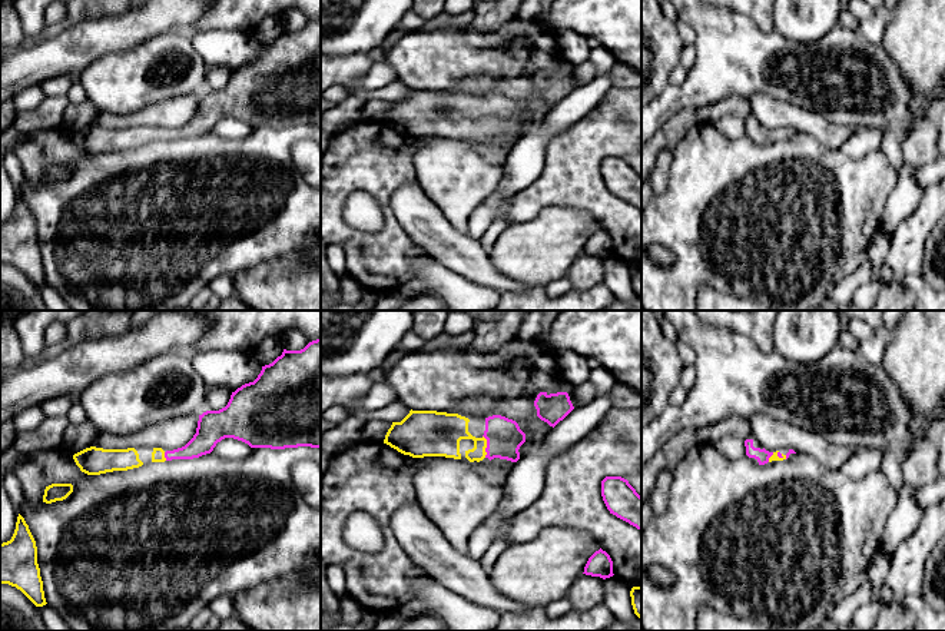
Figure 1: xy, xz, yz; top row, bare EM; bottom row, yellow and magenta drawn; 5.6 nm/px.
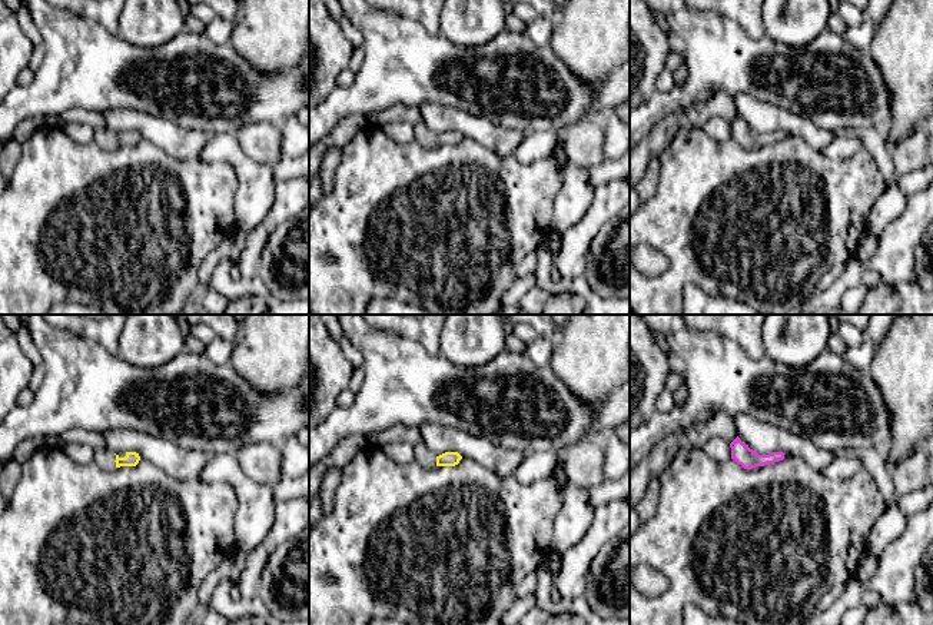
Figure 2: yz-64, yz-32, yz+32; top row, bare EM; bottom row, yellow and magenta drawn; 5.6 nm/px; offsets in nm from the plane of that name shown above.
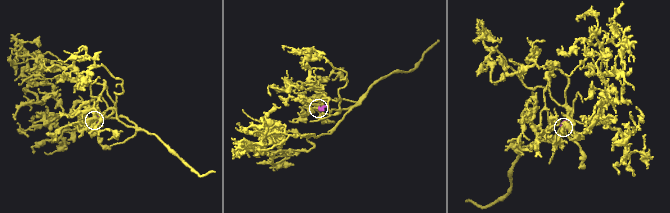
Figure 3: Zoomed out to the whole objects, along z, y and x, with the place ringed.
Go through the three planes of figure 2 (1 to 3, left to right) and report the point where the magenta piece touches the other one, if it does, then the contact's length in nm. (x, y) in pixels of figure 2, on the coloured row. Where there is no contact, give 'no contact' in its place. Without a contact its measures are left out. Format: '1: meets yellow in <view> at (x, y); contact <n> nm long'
1: no contact
2: no contact
3: no contact

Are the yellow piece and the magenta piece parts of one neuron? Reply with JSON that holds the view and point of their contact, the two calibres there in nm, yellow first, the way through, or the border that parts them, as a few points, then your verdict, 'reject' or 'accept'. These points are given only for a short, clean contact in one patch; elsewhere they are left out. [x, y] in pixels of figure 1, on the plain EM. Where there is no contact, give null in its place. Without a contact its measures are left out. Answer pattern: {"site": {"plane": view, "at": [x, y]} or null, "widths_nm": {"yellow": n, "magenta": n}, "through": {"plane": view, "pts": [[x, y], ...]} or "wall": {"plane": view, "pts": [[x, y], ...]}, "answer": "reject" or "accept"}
{"site": {"plane": "xz", "at": [486, 126]}, "widths_nm": {"yellow": 200, "magenta": 200}, "through": {"plane": "xz", "pts": [[444, 110], [460, 110], [486, 126], [504, 116]]}, "answer": "accept"}

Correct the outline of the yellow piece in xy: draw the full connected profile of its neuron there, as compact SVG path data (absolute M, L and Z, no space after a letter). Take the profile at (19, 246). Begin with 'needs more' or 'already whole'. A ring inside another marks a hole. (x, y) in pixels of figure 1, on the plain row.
already whole; M19 193L10 220L0 223L0 263L20 269L36 286L46 285L36 220Z

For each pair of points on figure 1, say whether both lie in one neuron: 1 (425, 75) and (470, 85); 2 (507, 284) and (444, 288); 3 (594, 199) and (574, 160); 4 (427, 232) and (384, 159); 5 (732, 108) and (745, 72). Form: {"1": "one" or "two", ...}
{"1": "two", "2": "two", "3": "one", "4": "two", "5": "two"}

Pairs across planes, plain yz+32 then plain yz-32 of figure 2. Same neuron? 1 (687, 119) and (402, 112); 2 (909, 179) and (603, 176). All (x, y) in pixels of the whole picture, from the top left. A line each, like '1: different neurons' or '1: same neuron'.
1: same neuron
2: same neuron

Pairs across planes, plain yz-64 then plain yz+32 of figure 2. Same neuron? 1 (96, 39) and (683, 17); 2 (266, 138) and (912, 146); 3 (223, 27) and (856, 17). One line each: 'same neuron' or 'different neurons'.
1: same neuron
2: same neuron
3: different neurons

